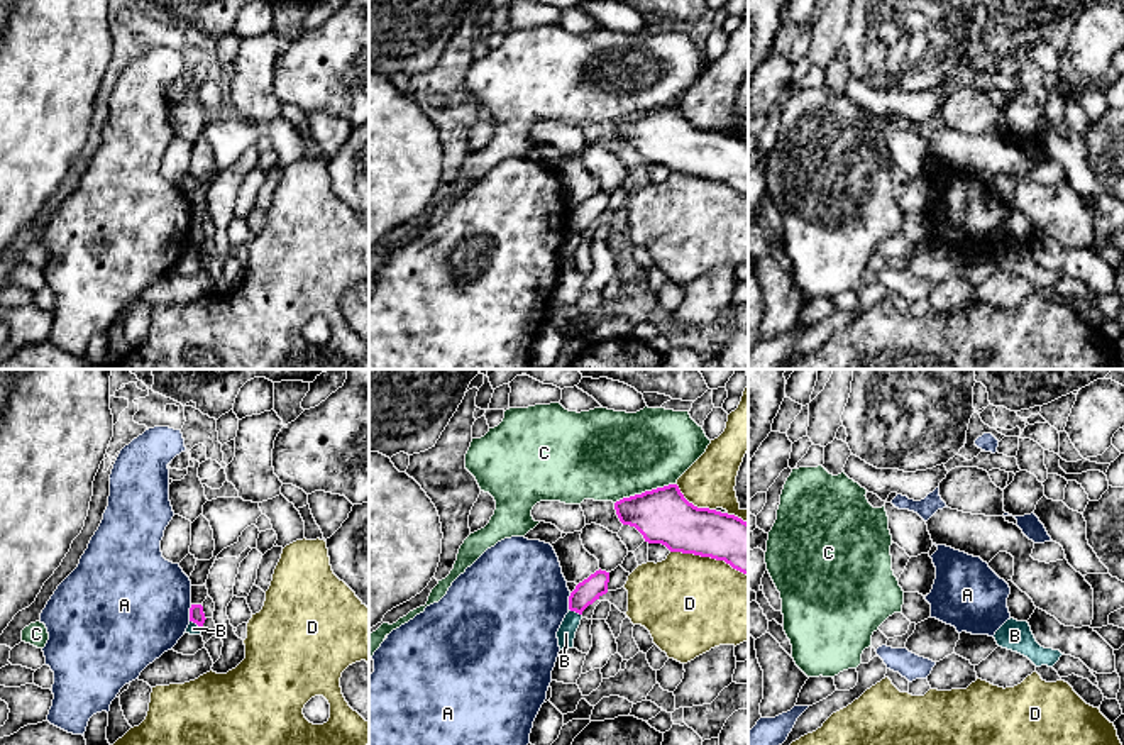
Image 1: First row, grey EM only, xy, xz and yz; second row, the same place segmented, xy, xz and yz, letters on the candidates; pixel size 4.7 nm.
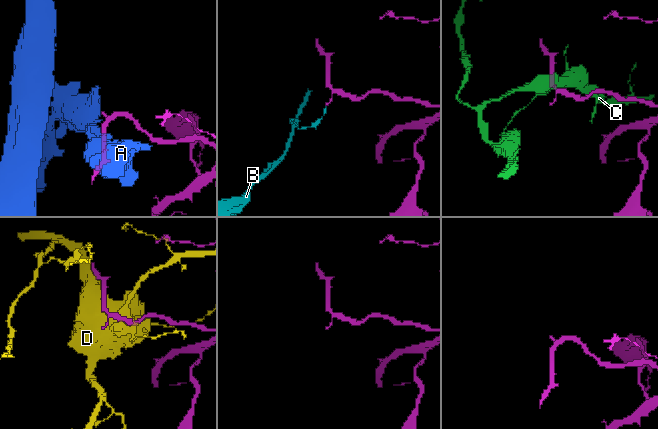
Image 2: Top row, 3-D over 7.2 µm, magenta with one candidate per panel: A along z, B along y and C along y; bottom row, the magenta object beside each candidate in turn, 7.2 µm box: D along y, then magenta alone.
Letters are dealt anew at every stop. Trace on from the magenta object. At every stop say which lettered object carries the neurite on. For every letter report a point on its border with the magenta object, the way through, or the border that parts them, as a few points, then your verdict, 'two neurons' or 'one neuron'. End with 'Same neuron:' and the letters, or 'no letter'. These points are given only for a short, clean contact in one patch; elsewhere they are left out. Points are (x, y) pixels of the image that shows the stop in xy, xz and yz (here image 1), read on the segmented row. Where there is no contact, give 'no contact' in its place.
A: contact xy (190, 613); two neurons
B: contact xz (576, 612); border xz (569, 608), (581, 615); two neurons
C: contact xz (645, 491); two neurons
D: contact xz (710, 556); two neurons
Same neuron: no letter

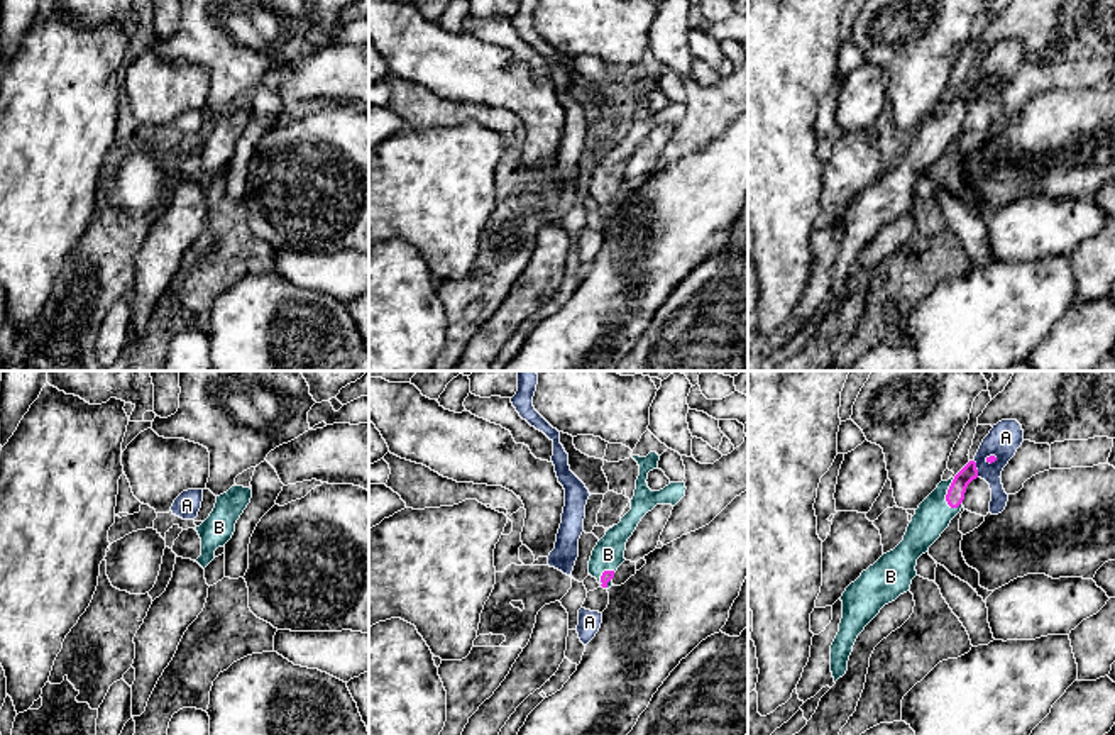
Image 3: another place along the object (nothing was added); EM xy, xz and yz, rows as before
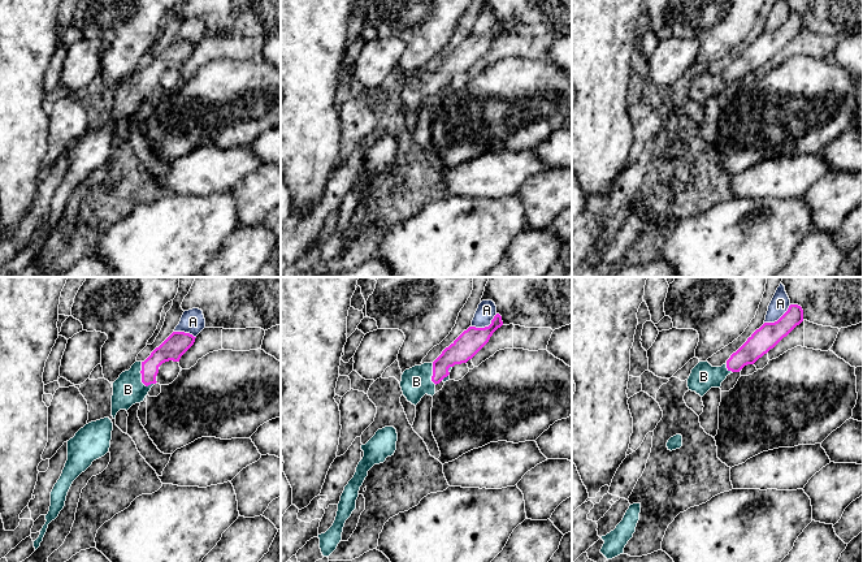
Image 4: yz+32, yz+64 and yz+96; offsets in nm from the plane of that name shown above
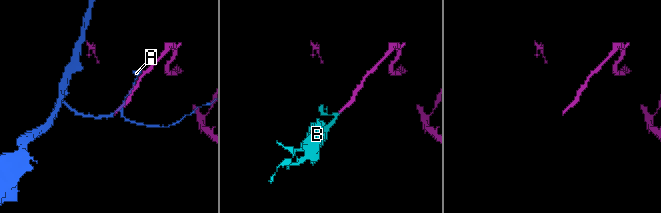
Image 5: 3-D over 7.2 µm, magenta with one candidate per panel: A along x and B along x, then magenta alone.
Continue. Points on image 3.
A: contact yz (975, 468); two neurons
B: contact yz (948, 493); way yz (955, 497), (948, 493), (944, 503), (933, 517); one neuron
Same neuron: B

